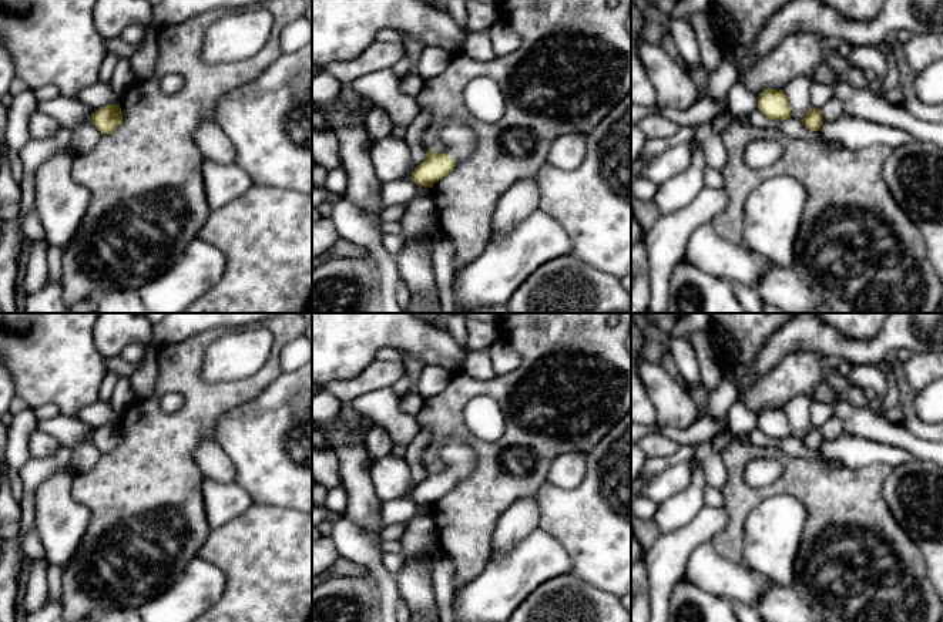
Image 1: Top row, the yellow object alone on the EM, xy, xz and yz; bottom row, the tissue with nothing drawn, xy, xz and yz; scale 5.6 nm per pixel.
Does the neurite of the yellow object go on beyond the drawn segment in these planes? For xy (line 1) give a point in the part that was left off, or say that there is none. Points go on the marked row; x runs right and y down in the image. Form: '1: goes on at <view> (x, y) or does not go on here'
1: does not go on here

